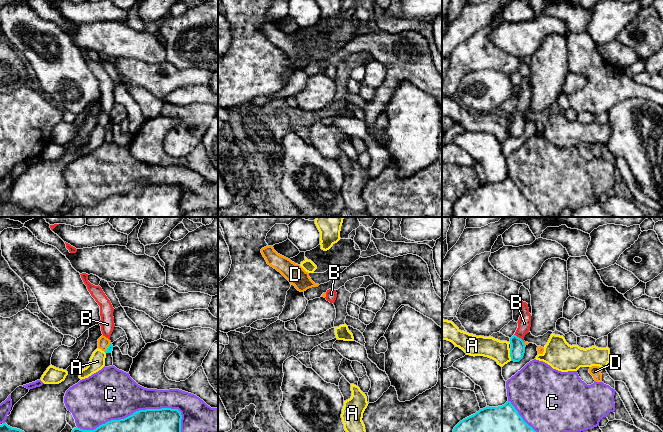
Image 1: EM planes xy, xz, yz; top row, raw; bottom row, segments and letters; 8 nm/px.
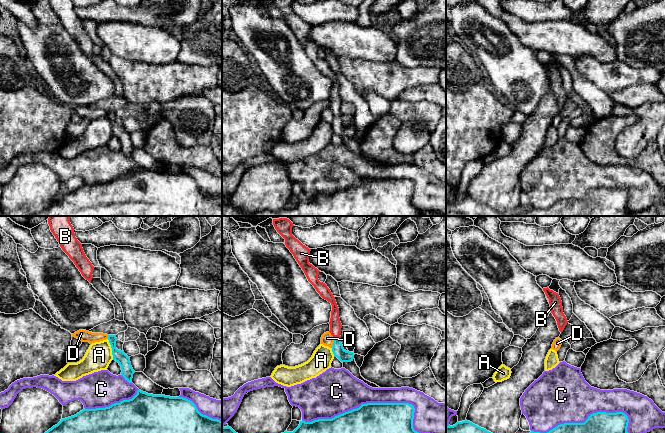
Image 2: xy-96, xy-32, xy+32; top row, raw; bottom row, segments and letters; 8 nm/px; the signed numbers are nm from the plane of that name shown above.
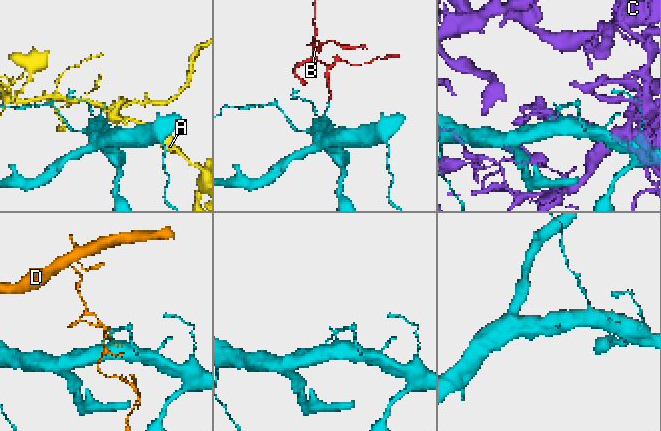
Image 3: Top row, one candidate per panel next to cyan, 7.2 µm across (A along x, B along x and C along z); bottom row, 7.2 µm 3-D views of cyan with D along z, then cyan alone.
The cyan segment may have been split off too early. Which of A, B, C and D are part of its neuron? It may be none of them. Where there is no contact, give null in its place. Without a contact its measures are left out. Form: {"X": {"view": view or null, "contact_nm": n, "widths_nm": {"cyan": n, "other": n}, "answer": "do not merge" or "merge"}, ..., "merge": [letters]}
{"A": {"view": "yz", "contact_nm": 100, "widths_nm": {"cyan": 120, "other": 160}, "answer": "do not merge"}, "B": {"view": "yz", "contact_nm": 110, "widths_nm": {"cyan": 120, "other": 110}, "answer": "merge"}, "C": {"view": "xy", "contact_nm": 900, "widths_nm": {"cyan": 500, "other": 400}, "answer": "do not merge"}, "D": {"view": "xy", "contact_nm": 90, "widths_nm": {"cyan": 50, "other": 90}, "answer": "do not merge"}, "merge": ["B"]}

